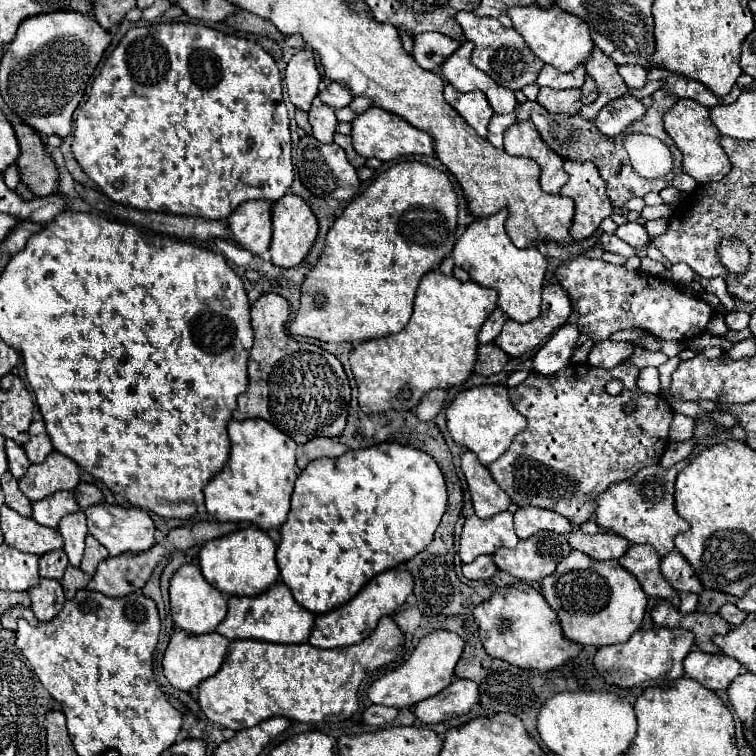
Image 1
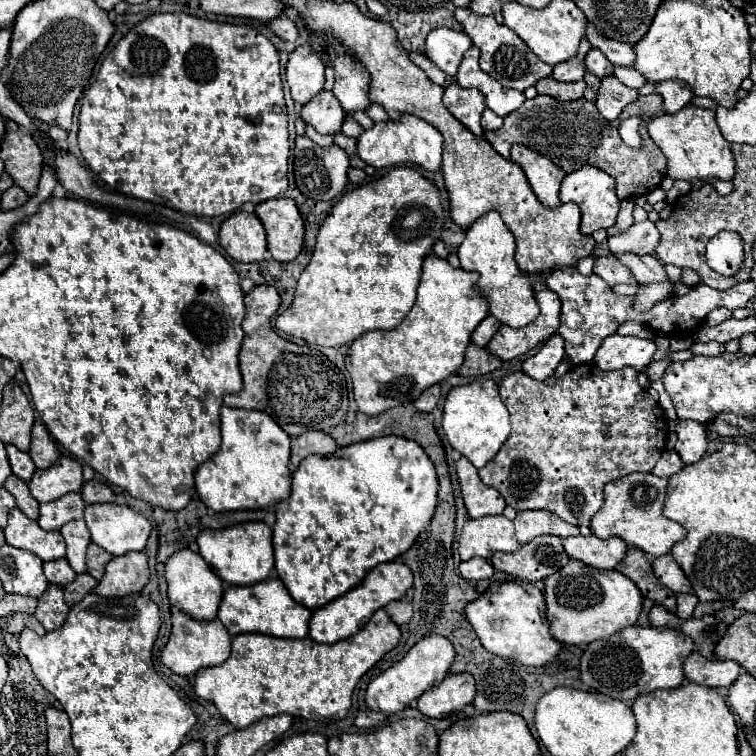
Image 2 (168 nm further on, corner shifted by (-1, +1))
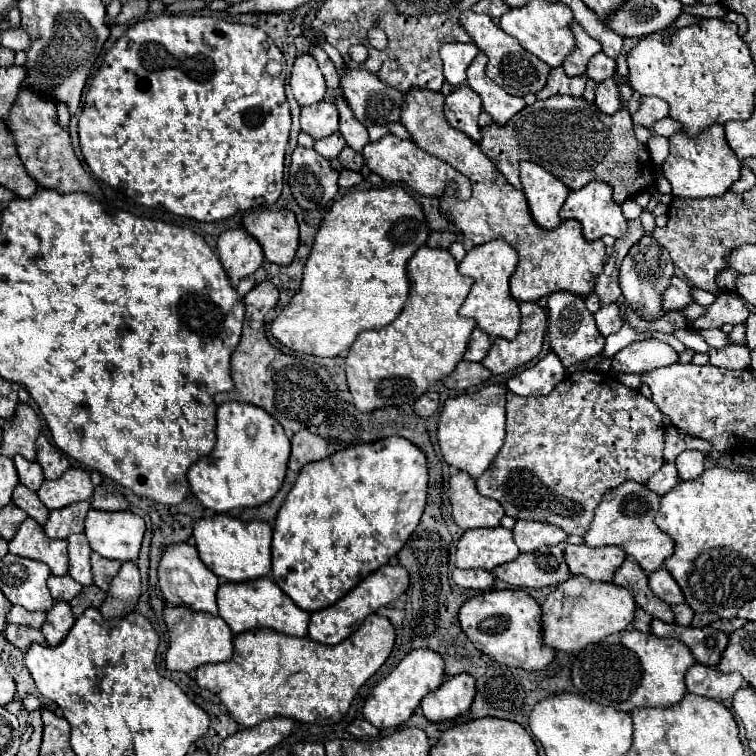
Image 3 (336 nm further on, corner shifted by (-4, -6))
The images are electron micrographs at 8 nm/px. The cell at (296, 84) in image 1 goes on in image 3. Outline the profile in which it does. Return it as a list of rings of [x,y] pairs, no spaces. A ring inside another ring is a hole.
[[[299,55],[291,69],[291,81],[295,101],[305,107],[323,101],[325,95],[325,79],[317,65],[317,61],[311,55]]]

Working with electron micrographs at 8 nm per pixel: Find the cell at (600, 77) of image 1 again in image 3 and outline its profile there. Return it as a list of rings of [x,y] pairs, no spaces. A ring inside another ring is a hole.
[[[601,51],[601,53],[597,53],[595,57],[591,57],[585,75],[587,75],[589,79],[601,83],[601,81],[613,77],[613,73],[615,73],[615,61],[609,59],[609,57]]]

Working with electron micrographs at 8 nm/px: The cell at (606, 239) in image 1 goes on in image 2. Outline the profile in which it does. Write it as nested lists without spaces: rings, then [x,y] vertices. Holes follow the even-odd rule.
[[[610,252],[610,256],[618,258],[636,278],[638,284],[650,284],[650,282],[658,282],[658,280],[666,280],[666,272],[664,272],[664,264],[654,258],[654,256],[638,256],[638,254],[614,254]]]

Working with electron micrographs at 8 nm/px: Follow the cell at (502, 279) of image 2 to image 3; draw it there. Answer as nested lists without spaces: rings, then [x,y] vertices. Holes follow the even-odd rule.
[[[501,239],[473,247],[471,251],[467,251],[465,259],[459,263],[459,273],[471,275],[475,279],[459,313],[461,317],[471,317],[477,323],[477,327],[489,337],[513,339],[521,325],[519,303],[509,293],[509,279],[515,271],[515,265],[517,265],[517,251],[507,241],[501,241]]]

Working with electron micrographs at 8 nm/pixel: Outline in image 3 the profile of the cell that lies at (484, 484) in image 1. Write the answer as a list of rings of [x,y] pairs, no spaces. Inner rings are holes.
[[[459,471],[449,479],[449,503],[453,507],[453,521],[461,529],[499,527],[499,521],[505,515],[495,499],[477,493],[475,479],[465,471]]]

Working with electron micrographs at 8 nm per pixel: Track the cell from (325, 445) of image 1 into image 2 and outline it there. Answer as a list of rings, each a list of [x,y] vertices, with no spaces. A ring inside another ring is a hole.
[[[308,430],[306,434],[300,434],[298,438],[292,440],[292,464],[298,466],[300,460],[304,460],[310,454],[320,454],[320,456],[330,456],[338,450],[336,442],[318,430]]]

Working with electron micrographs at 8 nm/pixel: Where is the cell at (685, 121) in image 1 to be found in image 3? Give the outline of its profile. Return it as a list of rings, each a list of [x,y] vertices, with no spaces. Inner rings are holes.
[[[713,125],[701,131],[697,137],[689,137],[683,131],[679,131],[673,137],[669,137],[669,141],[671,149],[661,169],[665,179],[671,183],[675,197],[699,199],[699,197],[723,195],[739,179],[741,161],[729,149],[721,125]]]

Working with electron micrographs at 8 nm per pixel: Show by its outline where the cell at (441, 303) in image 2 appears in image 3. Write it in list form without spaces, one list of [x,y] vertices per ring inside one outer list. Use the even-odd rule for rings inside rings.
[[[419,247],[407,263],[407,275],[411,279],[411,291],[405,309],[399,313],[399,317],[381,329],[361,331],[355,343],[351,345],[349,355],[345,357],[347,385],[353,395],[355,407],[361,409],[363,413],[389,405],[403,405],[403,403],[413,405],[417,397],[421,397],[431,385],[435,385],[455,369],[455,365],[463,359],[469,335],[475,329],[475,321],[463,319],[459,315],[459,307],[463,305],[467,293],[471,291],[473,279],[463,277],[457,271],[457,261],[447,249]]]

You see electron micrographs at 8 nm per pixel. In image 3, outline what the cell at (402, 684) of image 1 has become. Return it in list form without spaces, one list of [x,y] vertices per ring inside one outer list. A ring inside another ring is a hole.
[[[415,649],[407,653],[401,663],[373,689],[373,693],[365,699],[363,705],[363,717],[375,725],[377,729],[395,729],[403,725],[415,711],[415,707],[421,703],[421,699],[437,689],[445,679],[443,673],[443,659],[439,653],[429,649]]]

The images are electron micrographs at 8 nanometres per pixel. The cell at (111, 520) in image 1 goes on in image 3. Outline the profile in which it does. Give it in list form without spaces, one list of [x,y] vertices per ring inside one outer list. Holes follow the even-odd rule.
[[[89,509],[85,517],[85,537],[95,553],[99,553],[105,559],[117,559],[117,561],[137,561],[141,541],[145,533],[145,521],[131,513],[131,511],[99,511],[99,509]]]

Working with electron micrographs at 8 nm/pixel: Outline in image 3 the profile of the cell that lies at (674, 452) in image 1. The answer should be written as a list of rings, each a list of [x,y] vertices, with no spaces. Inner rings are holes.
[[[665,463],[649,481],[647,481],[647,487],[651,491],[655,491],[657,495],[665,495],[669,489],[673,489],[675,485],[679,483],[679,477],[677,477],[677,467],[675,463]]]

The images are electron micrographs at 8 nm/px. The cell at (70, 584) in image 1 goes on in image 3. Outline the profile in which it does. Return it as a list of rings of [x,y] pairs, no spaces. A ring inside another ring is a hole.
[[[91,585],[91,587],[83,587],[83,591],[69,603],[71,605],[71,611],[73,611],[73,615],[75,617],[79,617],[85,609],[89,609],[89,607],[99,607],[103,601],[105,601],[105,597],[107,597],[107,593],[105,591],[101,591],[101,589],[97,589],[95,585]]]

